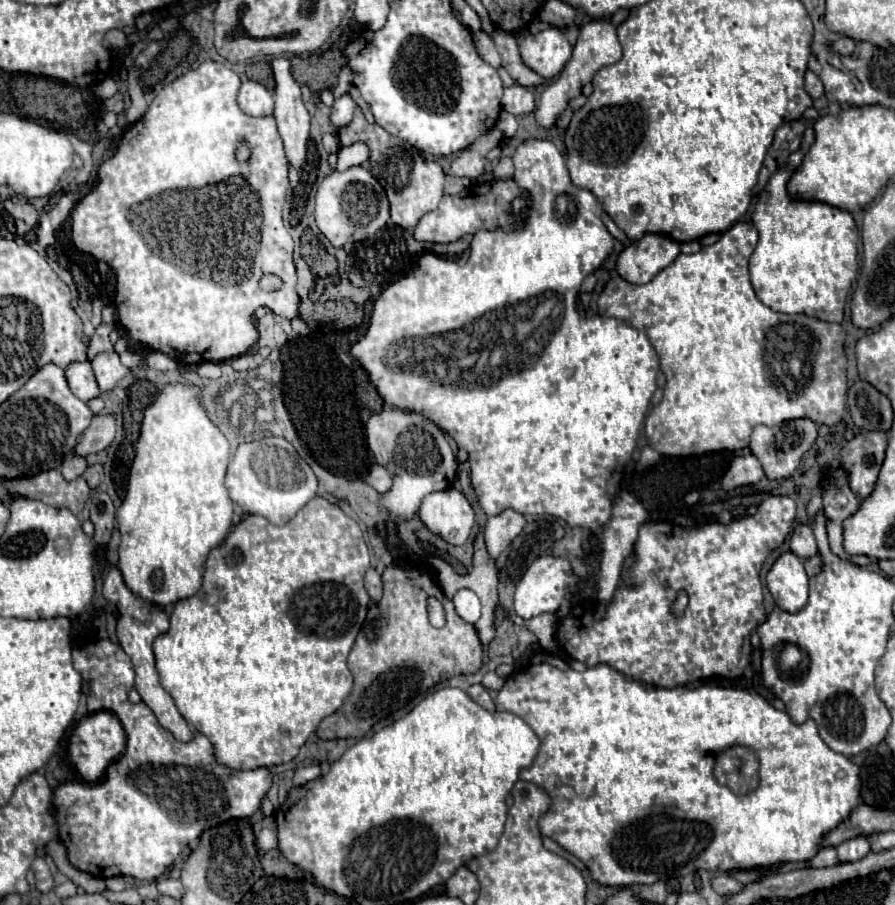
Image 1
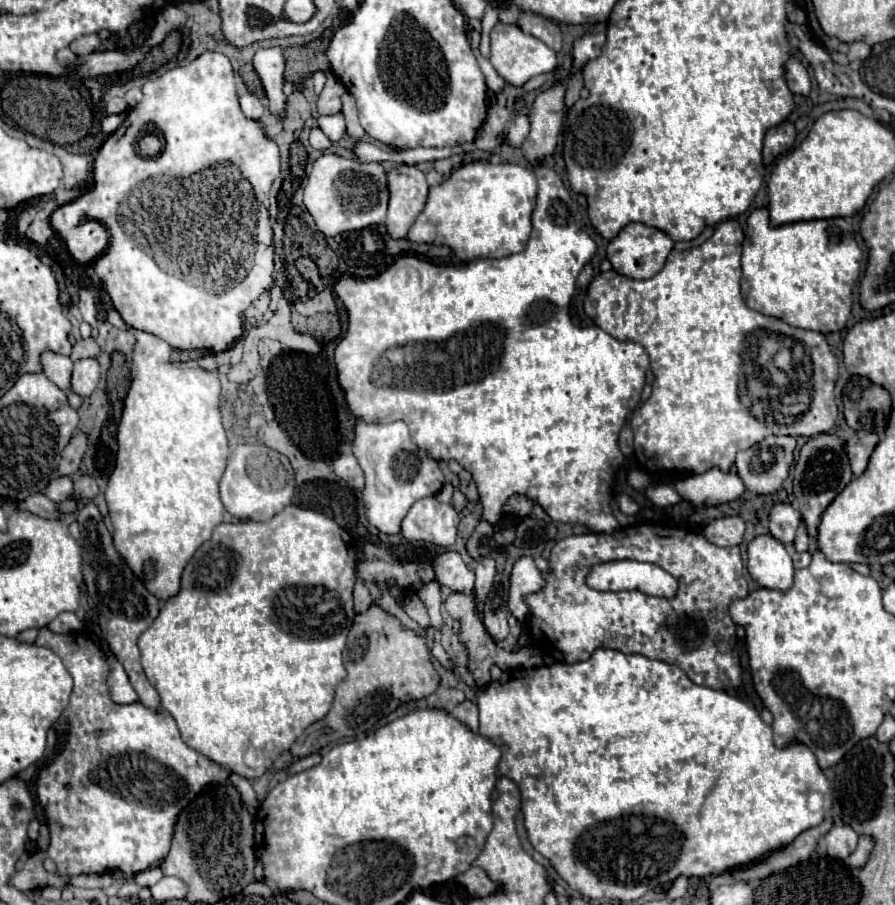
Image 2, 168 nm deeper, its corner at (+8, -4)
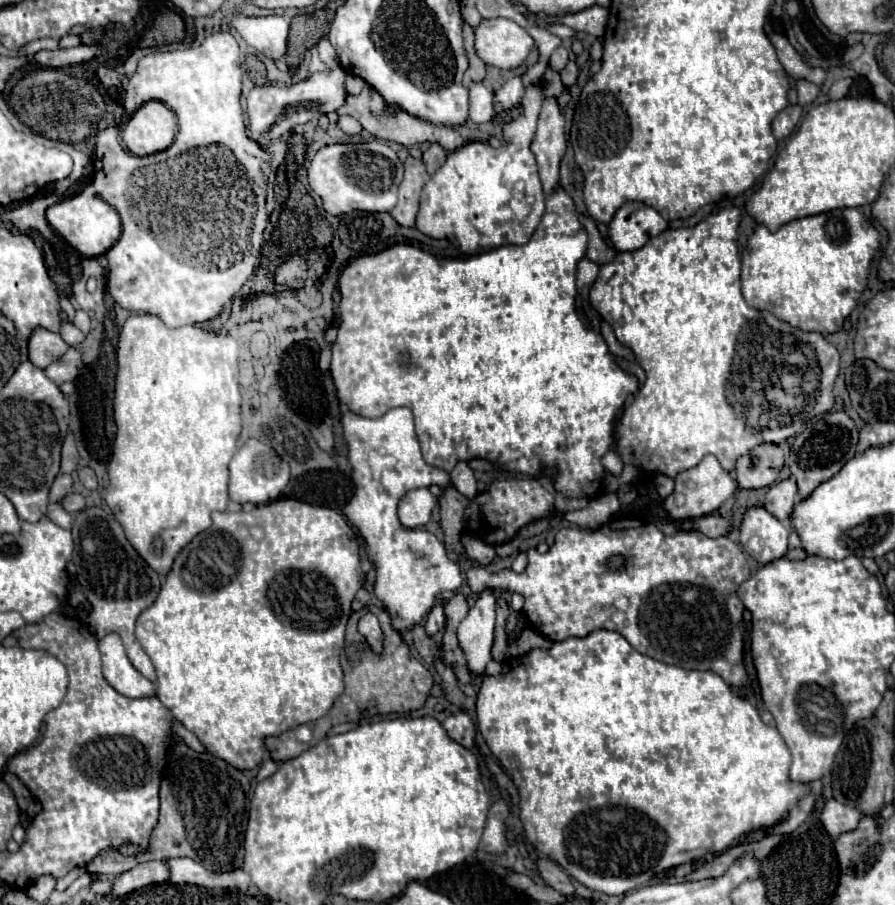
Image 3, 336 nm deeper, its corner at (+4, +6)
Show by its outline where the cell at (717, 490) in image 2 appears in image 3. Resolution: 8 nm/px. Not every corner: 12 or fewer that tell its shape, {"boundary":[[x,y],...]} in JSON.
{"boundary":[[714,456],[674,478],[672,520],[708,516],[738,488]]}

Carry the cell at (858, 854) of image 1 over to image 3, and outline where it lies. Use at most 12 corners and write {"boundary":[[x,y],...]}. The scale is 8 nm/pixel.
{"boundary":[[834,798],[824,804],[820,820],[836,838],[858,826],[860,812]]}

